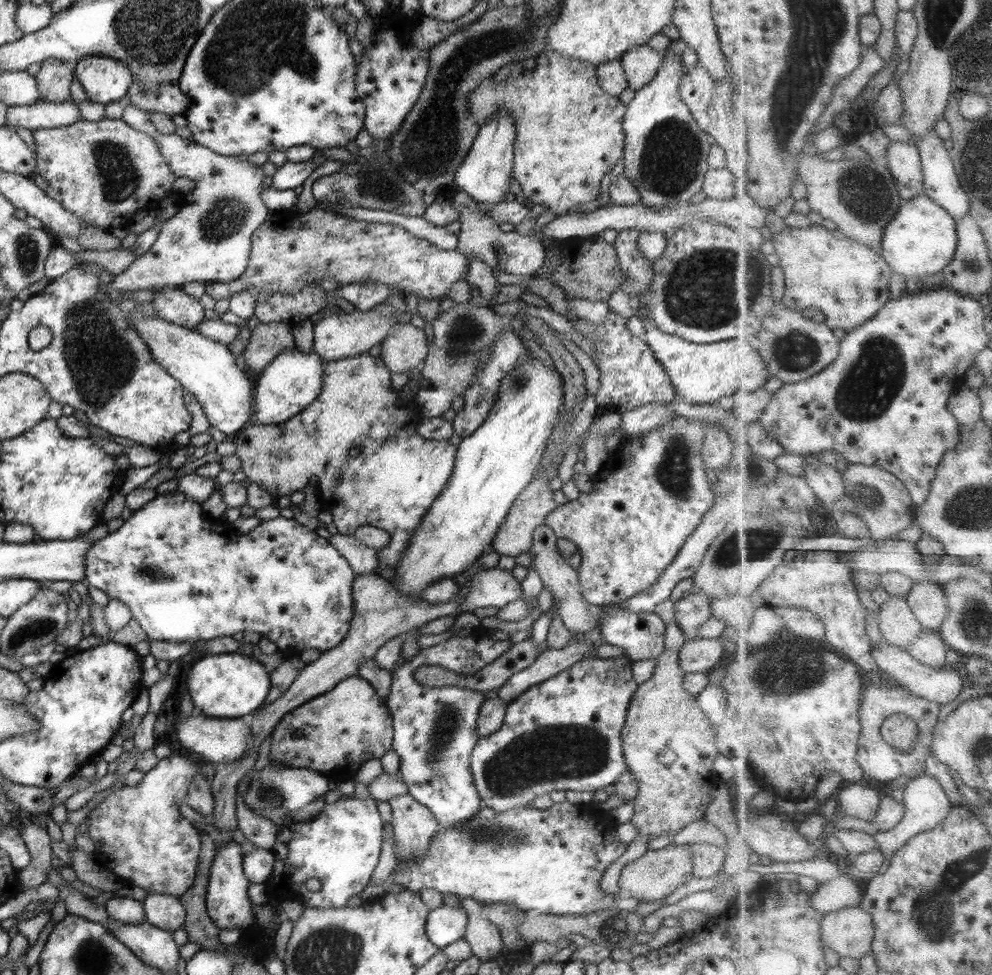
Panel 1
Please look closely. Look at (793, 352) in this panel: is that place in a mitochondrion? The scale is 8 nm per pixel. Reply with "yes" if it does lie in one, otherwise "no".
yes

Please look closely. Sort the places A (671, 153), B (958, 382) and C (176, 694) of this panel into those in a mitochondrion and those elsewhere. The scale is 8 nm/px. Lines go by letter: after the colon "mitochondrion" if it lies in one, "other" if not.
A: mitochondrion
B: other
C: other

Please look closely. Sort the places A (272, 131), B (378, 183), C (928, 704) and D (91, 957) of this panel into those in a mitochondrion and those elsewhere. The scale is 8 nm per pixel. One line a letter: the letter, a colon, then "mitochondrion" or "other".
A: other
B: mitochondrion
C: other
D: mitochondrion

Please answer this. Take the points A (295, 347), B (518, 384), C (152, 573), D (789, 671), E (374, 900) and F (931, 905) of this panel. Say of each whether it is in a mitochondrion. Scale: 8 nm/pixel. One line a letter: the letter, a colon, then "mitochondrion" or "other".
A: other
B: mitochondrion
C: mitochondrion
D: mitochondrion
E: other
F: mitochondrion

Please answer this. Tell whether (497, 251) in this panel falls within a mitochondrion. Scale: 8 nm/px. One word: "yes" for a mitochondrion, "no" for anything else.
no

